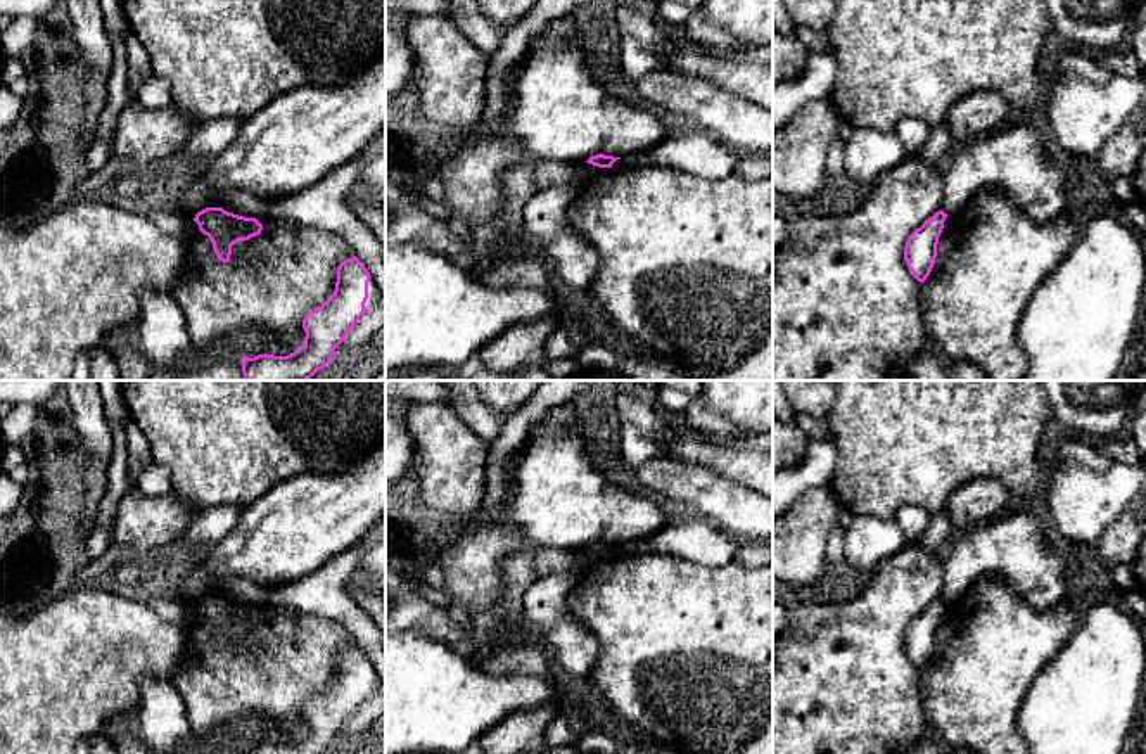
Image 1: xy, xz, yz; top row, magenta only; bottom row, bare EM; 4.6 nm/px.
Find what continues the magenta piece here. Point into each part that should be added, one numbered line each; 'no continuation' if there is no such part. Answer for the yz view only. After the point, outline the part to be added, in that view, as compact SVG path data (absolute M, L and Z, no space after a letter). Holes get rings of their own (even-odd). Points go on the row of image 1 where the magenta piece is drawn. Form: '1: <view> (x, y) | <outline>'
no continuation

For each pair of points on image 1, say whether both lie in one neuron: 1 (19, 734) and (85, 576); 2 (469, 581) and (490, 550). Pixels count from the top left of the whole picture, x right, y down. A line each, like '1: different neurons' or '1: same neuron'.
1: different neurons
2: same neuron

